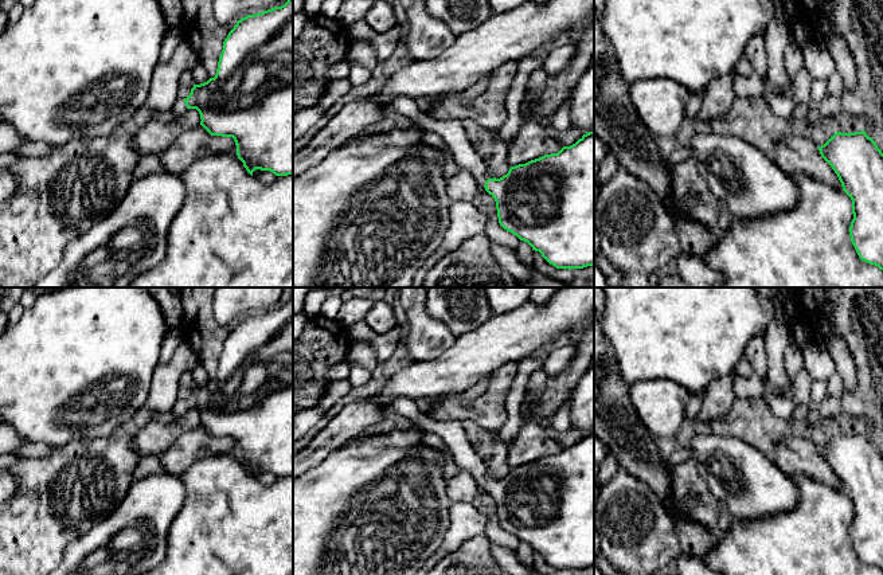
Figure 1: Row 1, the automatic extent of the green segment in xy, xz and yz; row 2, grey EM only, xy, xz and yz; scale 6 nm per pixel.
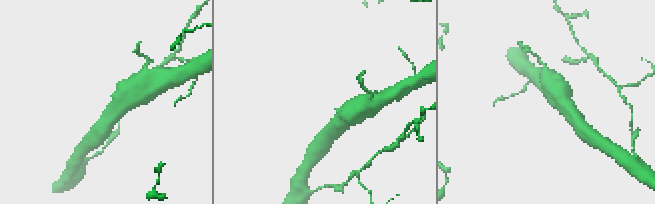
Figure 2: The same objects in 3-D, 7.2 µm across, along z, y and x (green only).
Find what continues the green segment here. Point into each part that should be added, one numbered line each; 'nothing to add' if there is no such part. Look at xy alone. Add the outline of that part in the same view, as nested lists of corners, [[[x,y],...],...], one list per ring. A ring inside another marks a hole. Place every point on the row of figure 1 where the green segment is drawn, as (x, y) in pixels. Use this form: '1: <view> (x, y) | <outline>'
1: xy (179, 108) | [[[179,98],[175,102],[171,113],[179,120],[185,113],[185,110],[187,110],[187,106],[185,106],[184,99]]]

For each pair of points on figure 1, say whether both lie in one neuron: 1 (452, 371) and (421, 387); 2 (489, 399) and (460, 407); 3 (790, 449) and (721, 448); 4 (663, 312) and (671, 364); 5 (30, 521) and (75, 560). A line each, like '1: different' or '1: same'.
1: same
2: same
3: different
4: same
5: different

